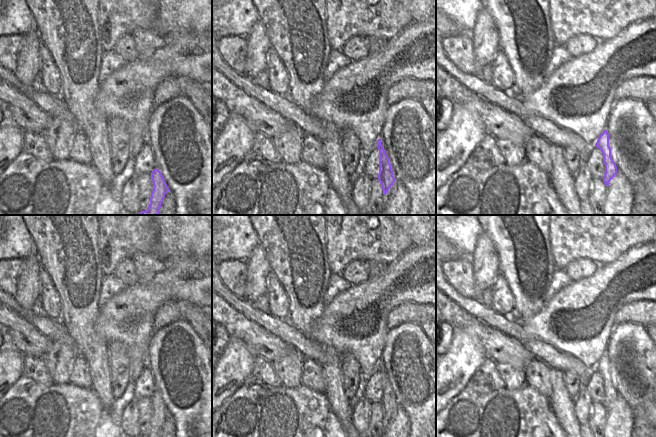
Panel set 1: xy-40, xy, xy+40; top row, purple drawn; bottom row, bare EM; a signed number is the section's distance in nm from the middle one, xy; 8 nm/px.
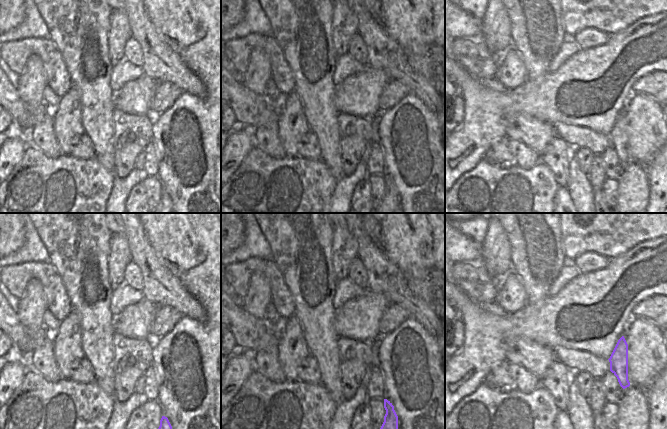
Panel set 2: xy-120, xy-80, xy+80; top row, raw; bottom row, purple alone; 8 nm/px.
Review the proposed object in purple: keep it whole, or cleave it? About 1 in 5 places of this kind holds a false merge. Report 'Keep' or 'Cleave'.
Keep.

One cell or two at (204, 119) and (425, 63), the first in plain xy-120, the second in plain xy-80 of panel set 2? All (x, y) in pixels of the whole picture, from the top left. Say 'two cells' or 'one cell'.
two cells

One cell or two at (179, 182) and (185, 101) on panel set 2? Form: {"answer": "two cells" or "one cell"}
{"answer": "one cell"}

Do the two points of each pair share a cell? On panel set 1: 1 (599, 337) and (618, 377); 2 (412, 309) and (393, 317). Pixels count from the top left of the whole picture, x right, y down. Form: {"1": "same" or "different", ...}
{"1": "different", "2": "same"}

